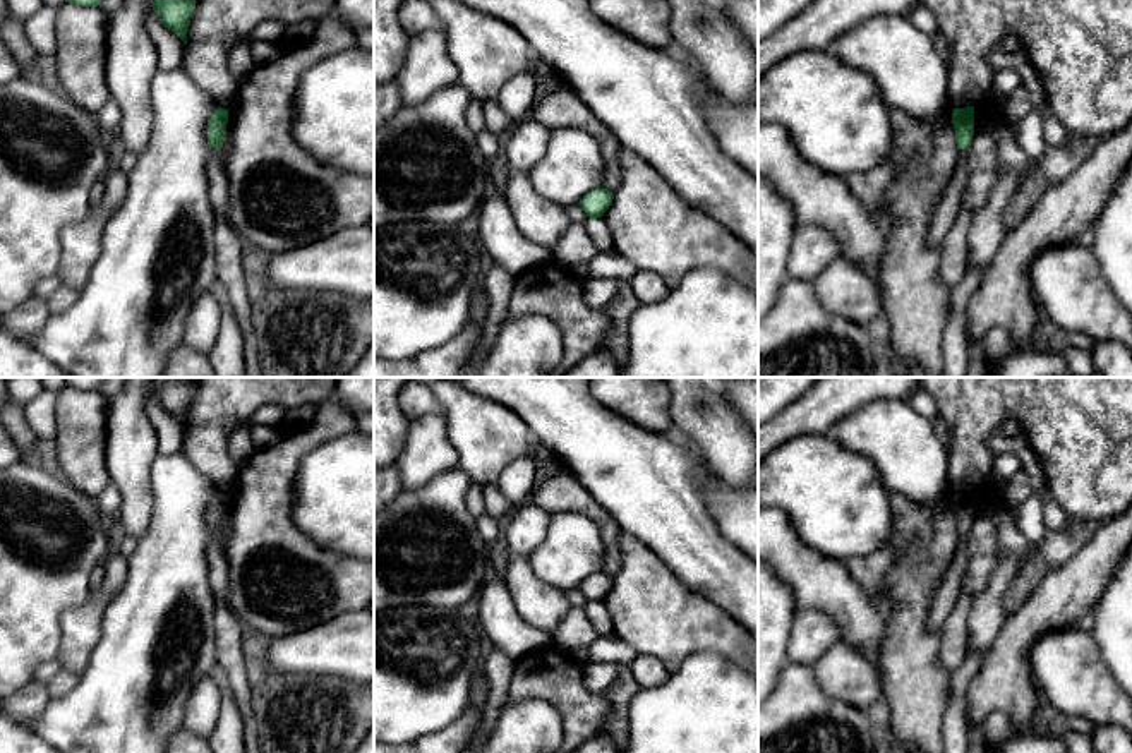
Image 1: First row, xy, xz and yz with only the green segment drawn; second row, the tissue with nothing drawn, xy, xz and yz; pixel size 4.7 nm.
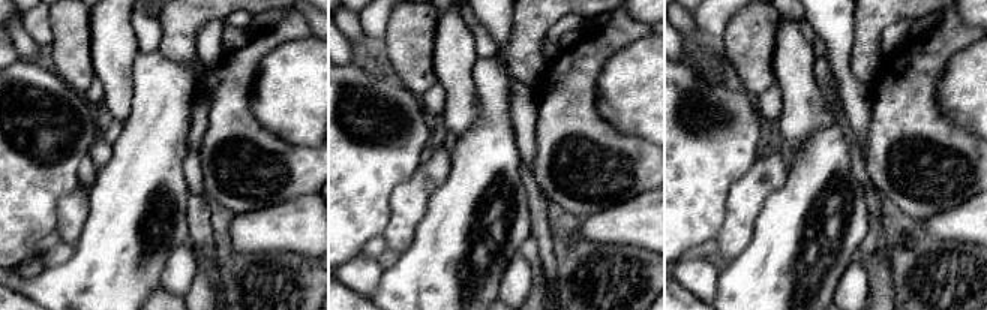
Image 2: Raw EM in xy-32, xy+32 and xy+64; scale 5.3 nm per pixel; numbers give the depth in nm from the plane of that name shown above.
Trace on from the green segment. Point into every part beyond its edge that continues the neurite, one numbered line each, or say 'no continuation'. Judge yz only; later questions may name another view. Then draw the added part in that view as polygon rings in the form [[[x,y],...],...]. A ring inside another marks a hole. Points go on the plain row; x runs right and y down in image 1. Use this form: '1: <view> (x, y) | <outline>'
1: yz (949, 589) | [[[959,533],[955,554],[942,575],[942,580],[935,592],[933,607],[928,616],[928,628],[931,631],[940,631],[943,621],[952,612],[960,595],[960,585],[966,569],[966,542],[967,542],[967,535]]]

